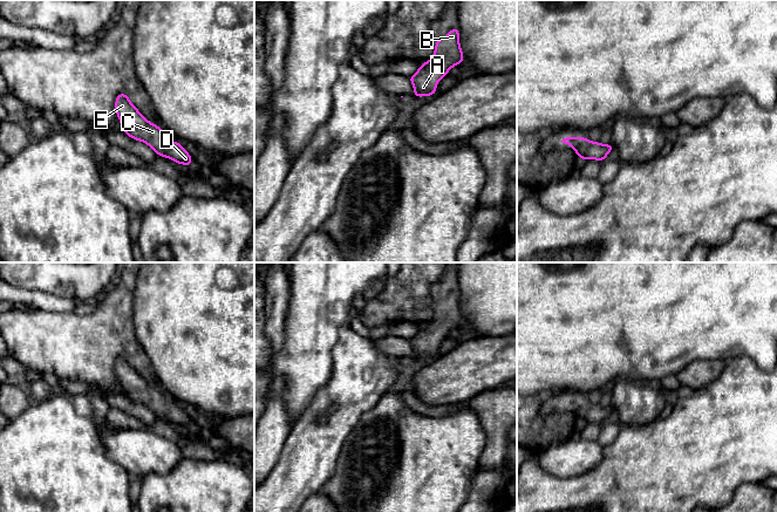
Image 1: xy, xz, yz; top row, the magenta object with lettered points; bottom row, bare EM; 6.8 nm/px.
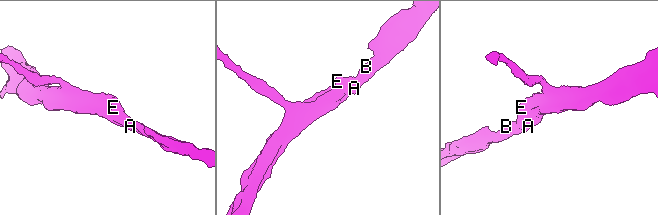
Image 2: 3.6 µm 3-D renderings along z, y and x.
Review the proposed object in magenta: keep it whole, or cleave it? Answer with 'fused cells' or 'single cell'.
single cell

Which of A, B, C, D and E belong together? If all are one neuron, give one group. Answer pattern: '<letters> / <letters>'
A B C D E

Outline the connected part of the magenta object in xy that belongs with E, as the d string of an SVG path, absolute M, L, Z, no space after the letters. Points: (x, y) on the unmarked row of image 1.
M127 355L116 359L115 374L123 395L131 402L145 405L155 412L158 419L169 421L180 428L191 429L193 426L186 411L178 404L170 403L157 387L149 384L130 364Z

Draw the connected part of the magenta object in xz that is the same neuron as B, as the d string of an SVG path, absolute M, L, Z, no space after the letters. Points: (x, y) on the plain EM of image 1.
M455 289L445 299L436 302L432 320L422 325L417 334L408 339L414 350L413 360L435 359L438 344L452 329L463 327L459 300L459 292Z

